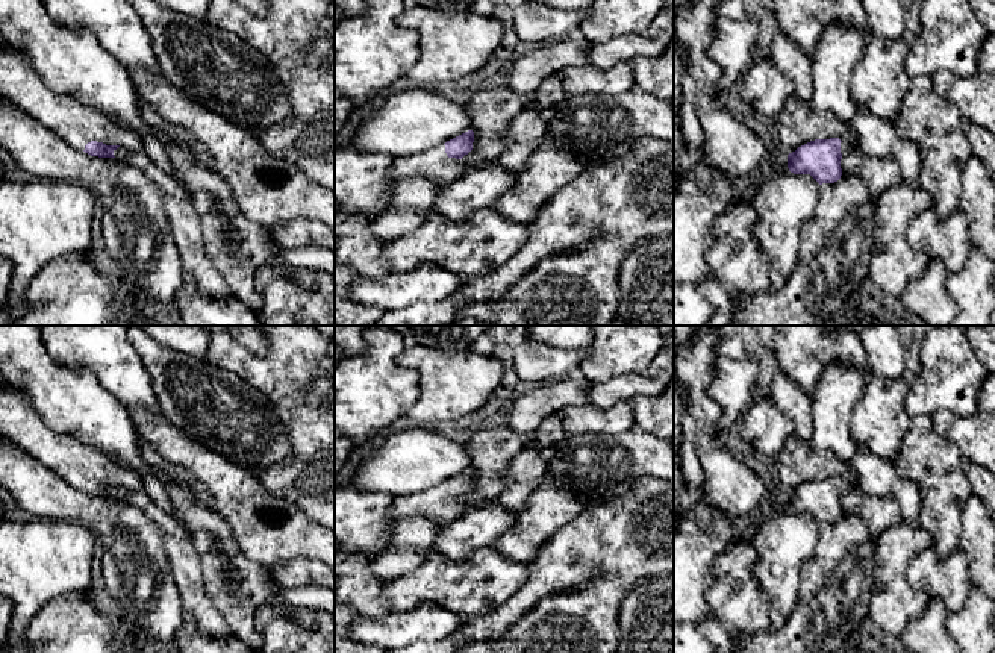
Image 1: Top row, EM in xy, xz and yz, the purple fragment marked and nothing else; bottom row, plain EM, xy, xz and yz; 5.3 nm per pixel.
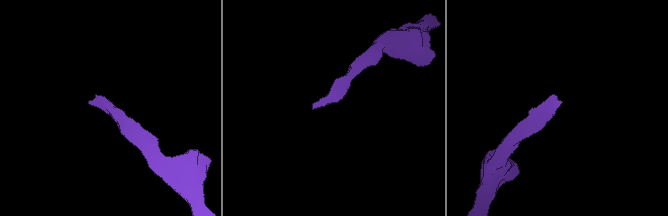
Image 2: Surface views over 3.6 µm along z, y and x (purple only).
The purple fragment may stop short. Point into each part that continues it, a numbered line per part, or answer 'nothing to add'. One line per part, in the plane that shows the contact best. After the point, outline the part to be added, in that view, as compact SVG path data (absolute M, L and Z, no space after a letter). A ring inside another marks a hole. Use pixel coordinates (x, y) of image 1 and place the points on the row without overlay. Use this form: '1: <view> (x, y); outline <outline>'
1: xy (77, 464); outline M12 385L0 386L0 435L77 489L97 480L133 492L144 491L139 473L117 465L98 448L48 427L35 411L30 395Z

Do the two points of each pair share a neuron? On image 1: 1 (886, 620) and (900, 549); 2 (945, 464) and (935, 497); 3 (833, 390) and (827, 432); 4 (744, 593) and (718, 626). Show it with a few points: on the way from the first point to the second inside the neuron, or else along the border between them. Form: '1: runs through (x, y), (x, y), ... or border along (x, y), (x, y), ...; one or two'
1: runs through (891, 602), (891, 567); one
2: runs through (941, 471), (941, 490); one
3: runs through (833, 400), (832, 421); one
4: runs through (736, 600), (735, 609), (726, 618); one

